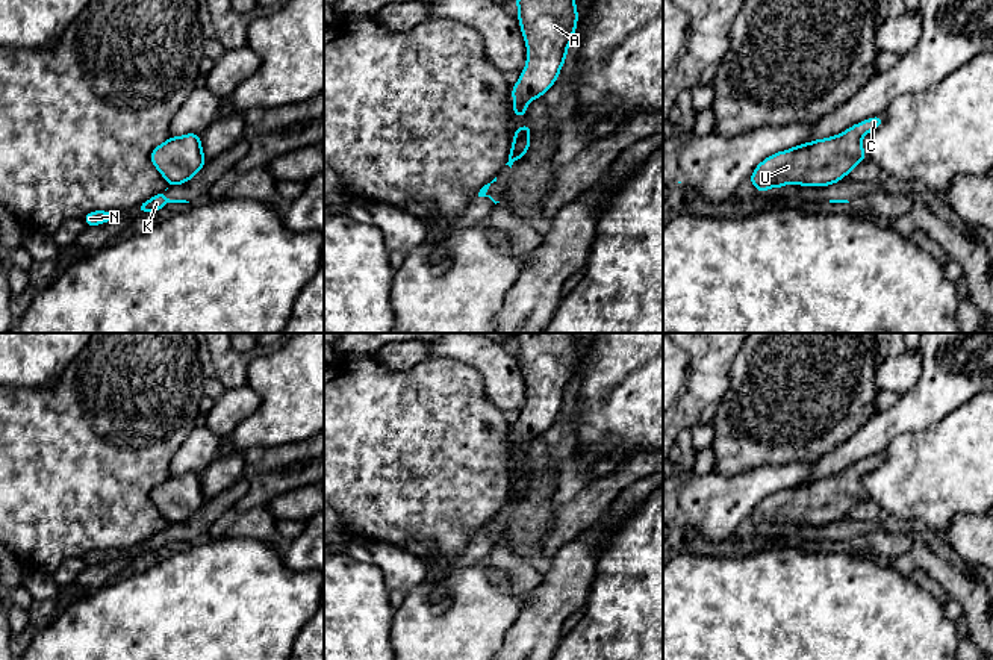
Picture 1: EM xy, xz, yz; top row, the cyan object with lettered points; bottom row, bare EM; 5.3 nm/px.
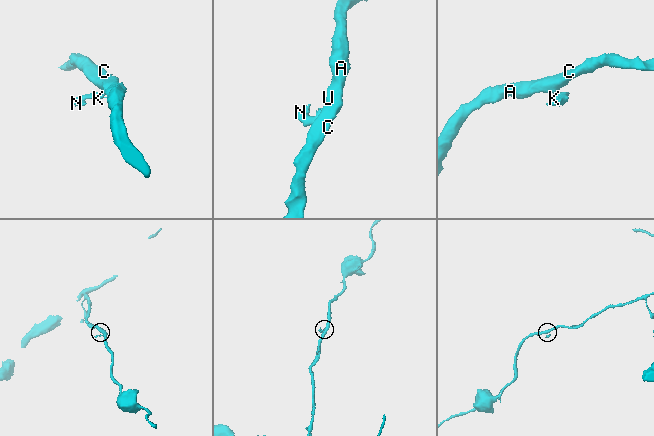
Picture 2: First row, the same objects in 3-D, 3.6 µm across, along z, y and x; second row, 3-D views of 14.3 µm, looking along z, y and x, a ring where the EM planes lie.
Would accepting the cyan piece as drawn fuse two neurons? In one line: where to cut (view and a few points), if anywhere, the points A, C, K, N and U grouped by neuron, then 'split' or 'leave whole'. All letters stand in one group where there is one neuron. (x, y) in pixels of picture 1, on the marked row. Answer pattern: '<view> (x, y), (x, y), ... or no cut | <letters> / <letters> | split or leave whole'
xy (170, 183), (174, 185) | A C U / K N | split

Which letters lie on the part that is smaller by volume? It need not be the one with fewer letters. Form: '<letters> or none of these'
K, N

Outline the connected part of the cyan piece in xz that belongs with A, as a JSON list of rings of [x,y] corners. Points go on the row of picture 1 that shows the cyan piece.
[[[516,0],[527,64],[512,88],[513,115],[525,117],[527,104],[557,80],[578,23],[575,0]]]

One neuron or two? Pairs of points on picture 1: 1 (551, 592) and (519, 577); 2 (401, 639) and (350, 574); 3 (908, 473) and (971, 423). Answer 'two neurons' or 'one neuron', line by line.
1: two neurons
2: two neurons
3: one neuron

